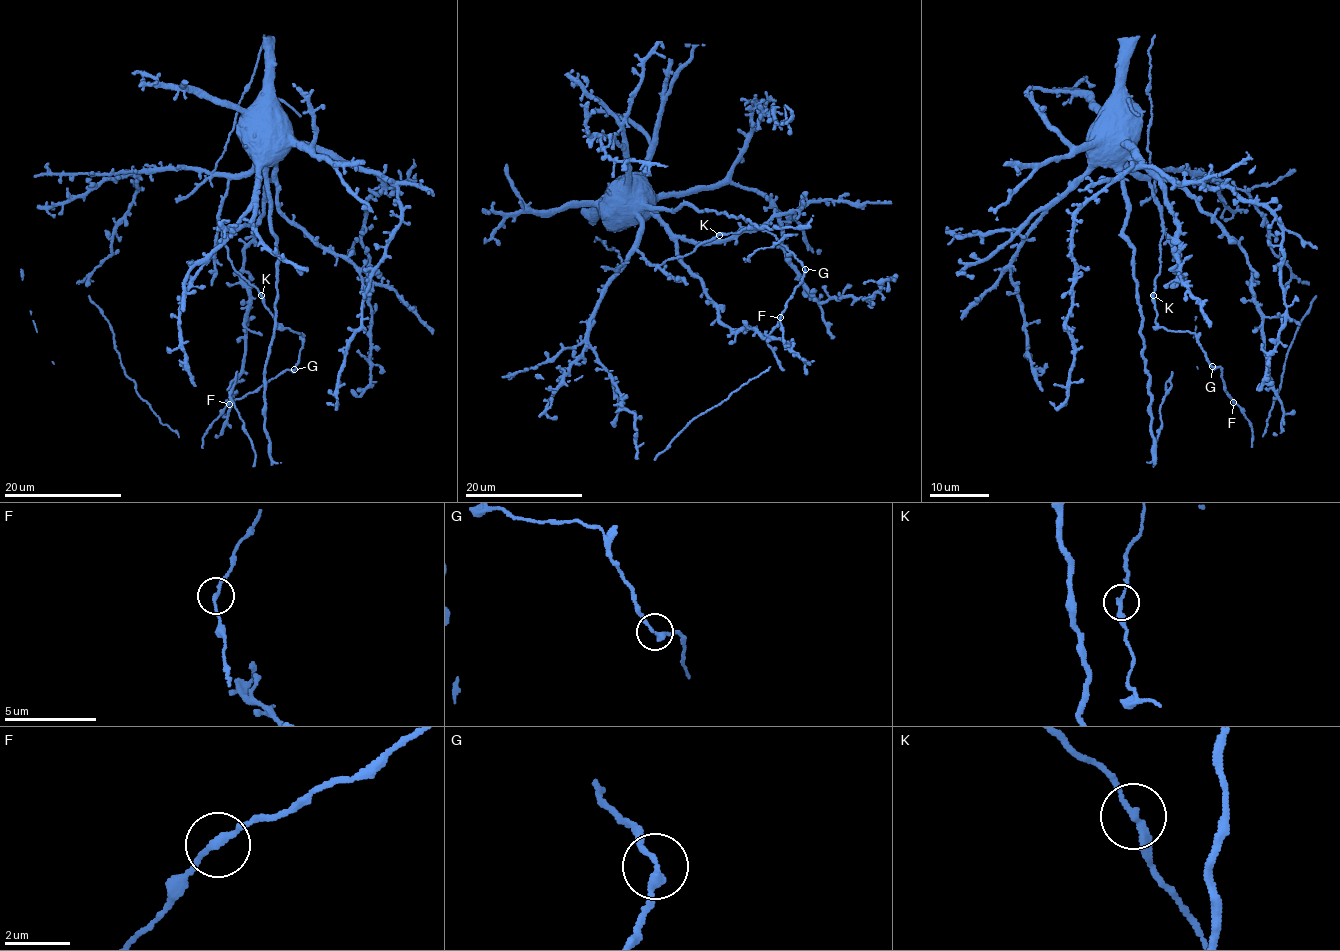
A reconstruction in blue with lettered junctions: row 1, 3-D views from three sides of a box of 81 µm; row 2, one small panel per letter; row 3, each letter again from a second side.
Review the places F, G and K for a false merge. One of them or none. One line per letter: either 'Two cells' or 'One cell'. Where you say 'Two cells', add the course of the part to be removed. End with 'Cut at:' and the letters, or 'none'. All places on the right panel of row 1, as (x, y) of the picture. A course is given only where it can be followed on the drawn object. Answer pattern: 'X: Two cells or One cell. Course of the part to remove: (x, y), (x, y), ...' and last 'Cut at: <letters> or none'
F: One cell
G: One cell
K: One cell
Cut at: none

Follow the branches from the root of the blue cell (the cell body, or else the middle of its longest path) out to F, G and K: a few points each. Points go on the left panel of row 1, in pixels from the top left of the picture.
F: (254, 116), (242, 141), (254, 161), (229, 181), (219, 230), (232, 268), (304, 340), (294, 368), (229, 404)
G: (254, 116), (242, 141), (254, 161), (229, 181), (219, 230), (232, 268), (273, 319), (303, 335), (294, 370)
K: (254, 116), (245, 121), (242, 141), (254, 161), (229, 181), (219, 230), (232, 268), (261, 296)

